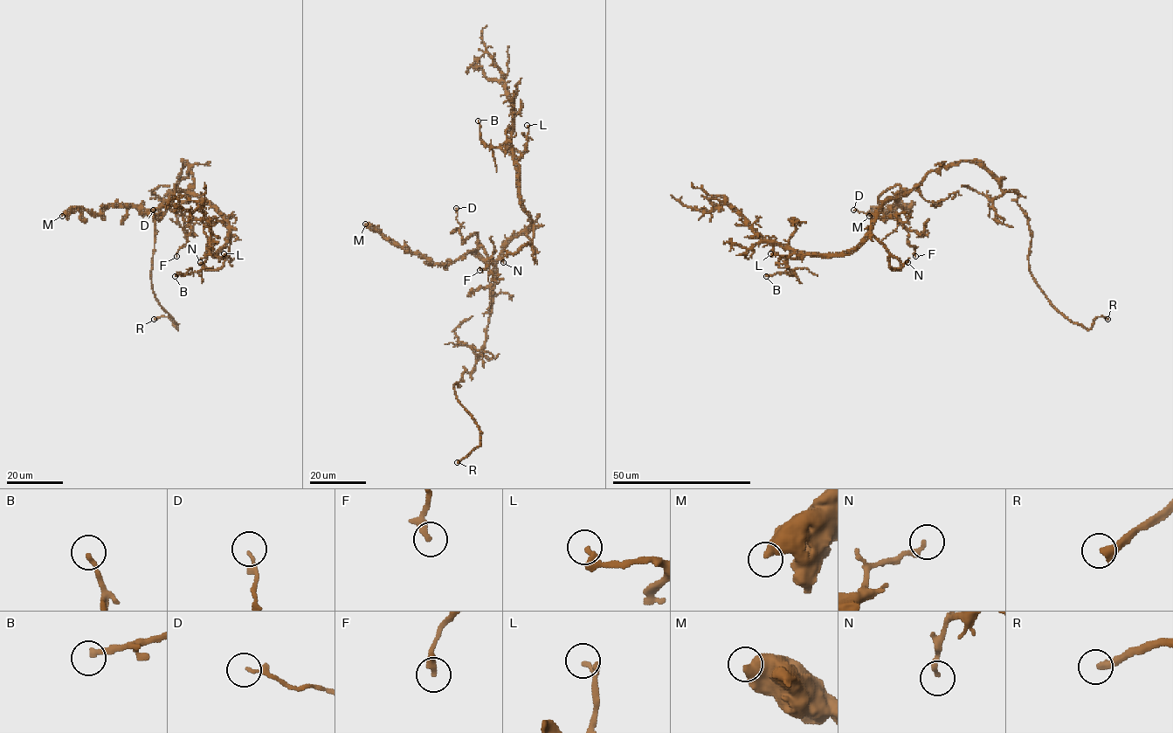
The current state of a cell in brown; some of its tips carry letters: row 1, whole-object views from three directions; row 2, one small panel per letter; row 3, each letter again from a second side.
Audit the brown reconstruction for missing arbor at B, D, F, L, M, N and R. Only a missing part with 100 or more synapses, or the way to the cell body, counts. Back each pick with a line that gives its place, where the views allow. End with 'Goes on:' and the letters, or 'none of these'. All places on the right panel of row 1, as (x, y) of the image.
R: place (1107, 319)
Goes on: R

